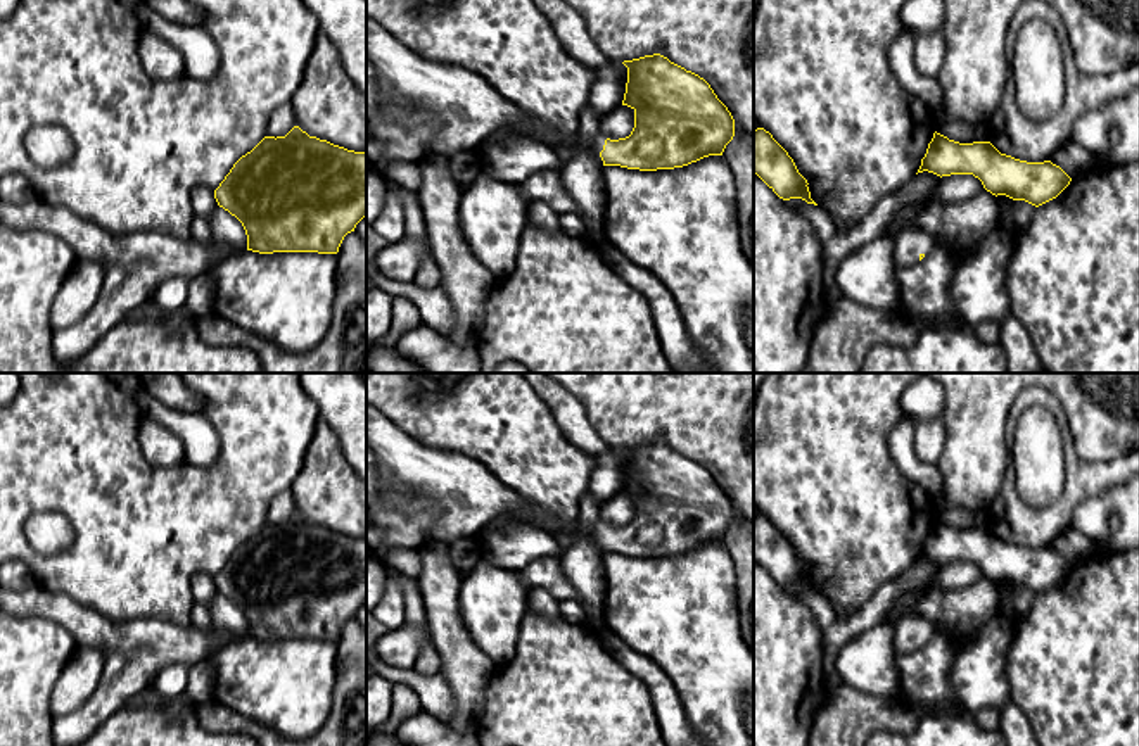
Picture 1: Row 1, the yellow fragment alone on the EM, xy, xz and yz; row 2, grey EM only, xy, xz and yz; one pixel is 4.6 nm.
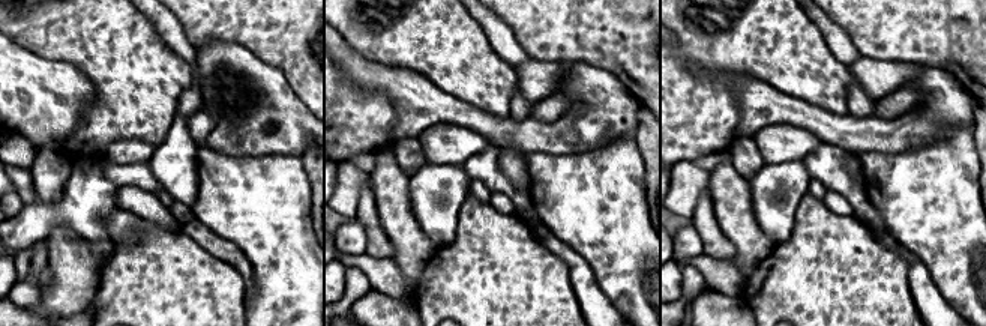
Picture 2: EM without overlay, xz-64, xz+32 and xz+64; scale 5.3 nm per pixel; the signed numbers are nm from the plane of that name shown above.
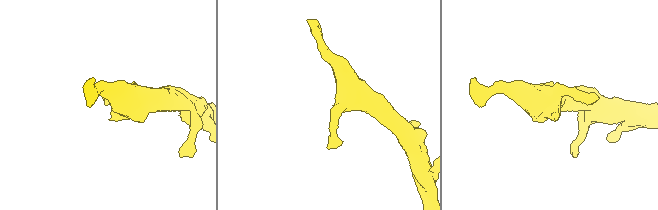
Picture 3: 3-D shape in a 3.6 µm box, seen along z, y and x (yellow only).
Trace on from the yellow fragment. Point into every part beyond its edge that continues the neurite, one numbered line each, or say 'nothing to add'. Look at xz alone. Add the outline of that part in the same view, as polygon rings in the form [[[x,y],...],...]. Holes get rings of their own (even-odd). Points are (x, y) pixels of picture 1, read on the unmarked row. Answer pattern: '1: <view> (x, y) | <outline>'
1: xz (597, 531) | [[[598,518],[598,520],[593,523],[591,530],[589,530],[591,541],[593,541],[595,546],[596,546],[598,549],[601,549],[601,551],[603,551],[603,547],[601,547],[601,544],[600,544],[600,539],[603,537],[605,527],[607,527],[607,523]]]

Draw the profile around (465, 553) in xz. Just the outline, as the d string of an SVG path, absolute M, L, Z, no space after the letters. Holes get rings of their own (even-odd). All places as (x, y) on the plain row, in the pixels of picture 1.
M463 537L448 546L455 568L465 577L482 560L480 544L477 537Z

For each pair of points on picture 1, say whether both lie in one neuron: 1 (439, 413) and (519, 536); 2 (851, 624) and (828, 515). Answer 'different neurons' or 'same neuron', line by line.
1: different neurons
2: different neurons

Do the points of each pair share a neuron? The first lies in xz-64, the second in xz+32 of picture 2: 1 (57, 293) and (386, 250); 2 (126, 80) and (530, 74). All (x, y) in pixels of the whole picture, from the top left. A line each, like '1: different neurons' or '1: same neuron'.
1: different neurons
2: different neurons

